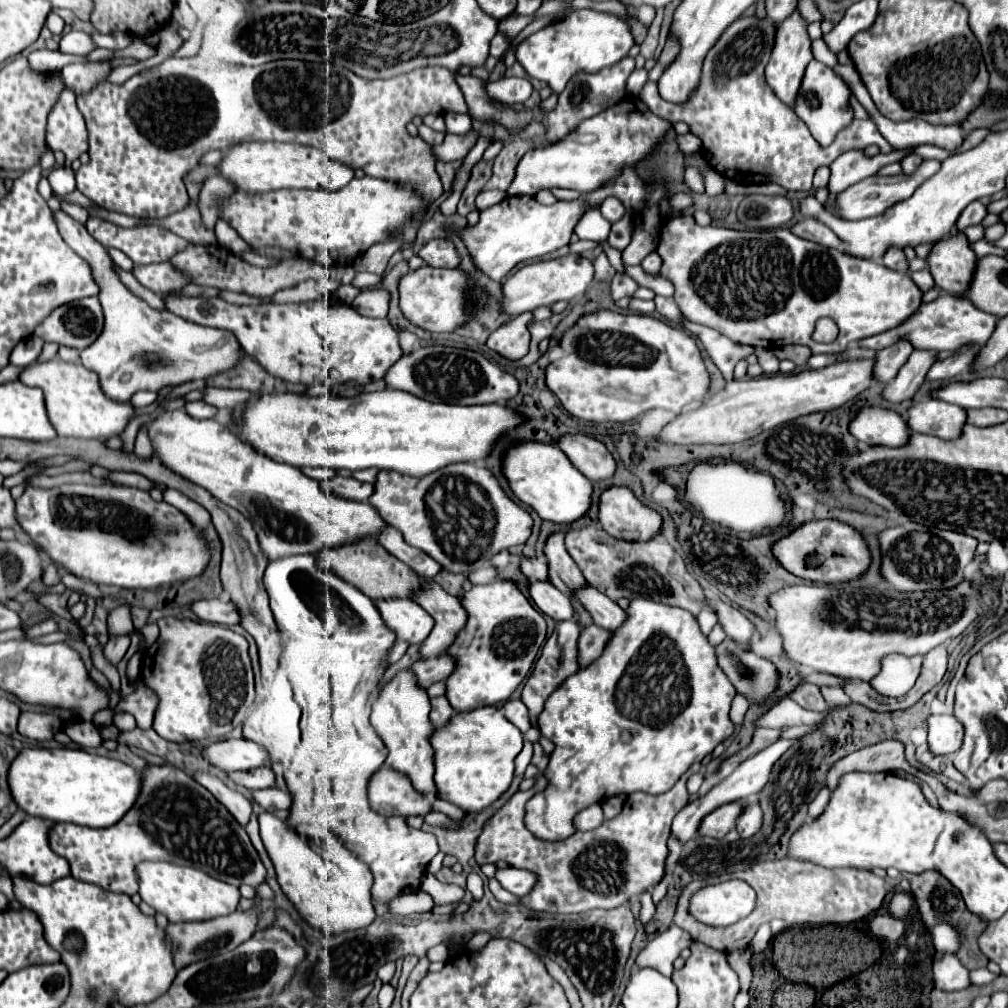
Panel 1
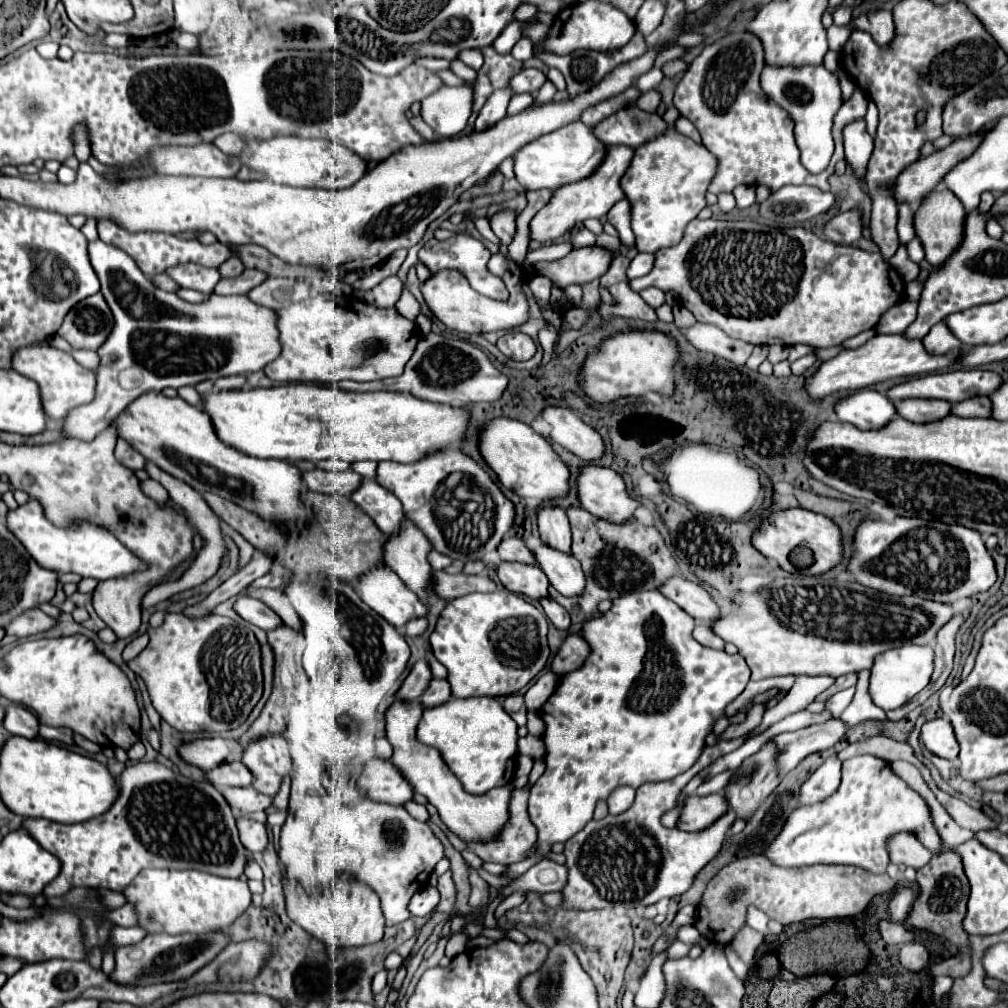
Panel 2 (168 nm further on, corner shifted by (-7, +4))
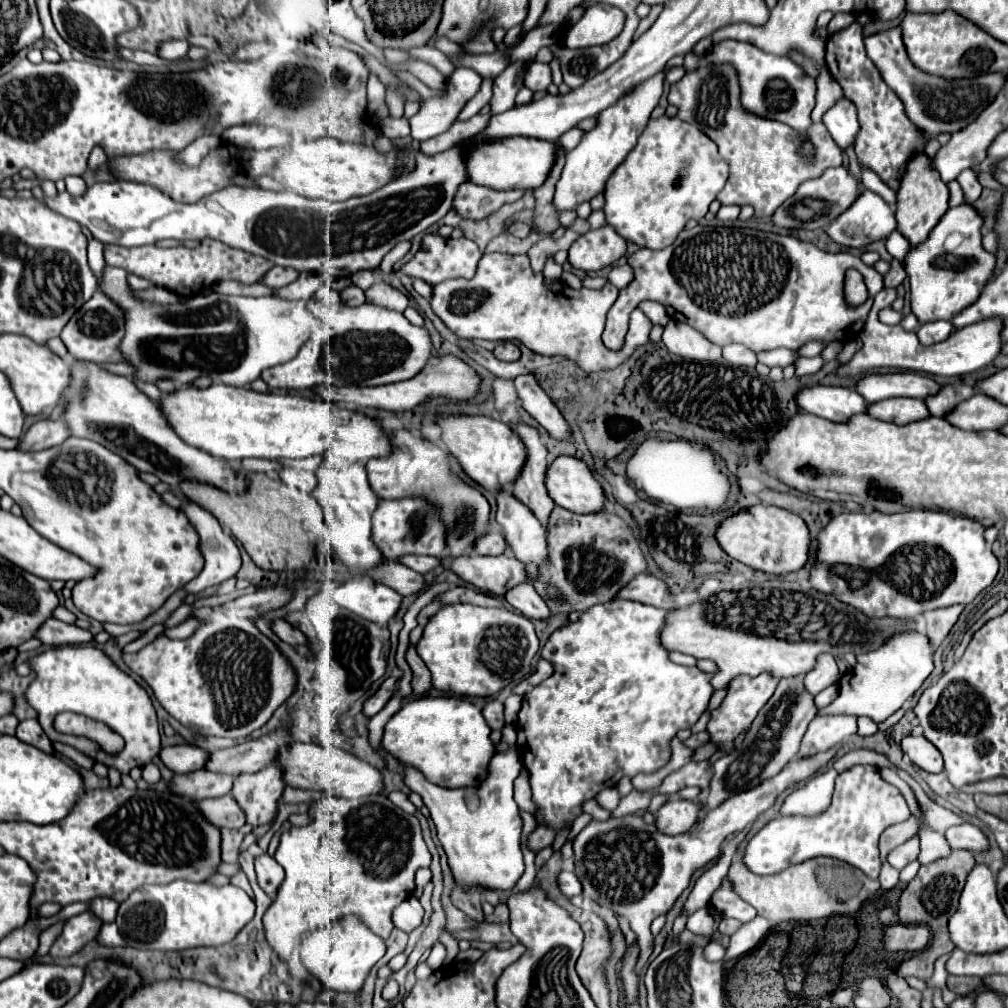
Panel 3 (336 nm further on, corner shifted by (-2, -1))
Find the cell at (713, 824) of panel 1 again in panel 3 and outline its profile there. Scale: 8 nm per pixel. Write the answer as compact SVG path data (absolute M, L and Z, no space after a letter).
M671 798L655 812L655 828L667 836L685 834L689 832L689 828L697 824L699 812L701 812L699 802Z

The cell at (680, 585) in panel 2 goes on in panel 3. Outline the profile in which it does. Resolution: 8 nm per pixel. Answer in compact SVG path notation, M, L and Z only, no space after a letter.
M637 574L627 586L623 586L615 598L623 598L623 600L637 600L643 604L653 604L653 606L661 606L671 610L673 604L665 602L667 596L667 586L663 580L653 578L649 574Z

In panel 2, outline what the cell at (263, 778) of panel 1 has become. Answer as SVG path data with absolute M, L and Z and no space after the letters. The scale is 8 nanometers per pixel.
M234 761L234 763L224 763L222 767L216 767L214 771L206 773L208 781L212 781L216 787L250 787L254 781L252 771L242 763L242 761Z

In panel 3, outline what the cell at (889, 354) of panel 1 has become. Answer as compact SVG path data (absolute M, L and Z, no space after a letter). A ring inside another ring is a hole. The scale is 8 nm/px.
M969 204L949 208L929 232L927 240L909 248L903 260L903 270L907 272L911 286L911 310L919 322L951 320L955 312L961 312L965 306L973 304L991 280L995 256L981 248L981 222L981 216ZM951 234L961 234L963 242L955 250L947 252L945 238Z

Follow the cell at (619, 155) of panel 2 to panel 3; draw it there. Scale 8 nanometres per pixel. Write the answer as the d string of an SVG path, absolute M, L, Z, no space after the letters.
M661 70L655 76L637 84L625 96L621 96L611 108L605 108L603 112L595 116L597 124L589 132L583 134L577 148L565 154L567 162L557 182L557 192L555 192L557 210L567 210L567 208L575 210L575 206L581 204L583 200L591 200L595 194L603 192L605 180L625 160L625 156L637 144L639 134L645 130L645 124L649 122L649 114L659 104L659 98L663 94L663 82L665 82L665 72Z

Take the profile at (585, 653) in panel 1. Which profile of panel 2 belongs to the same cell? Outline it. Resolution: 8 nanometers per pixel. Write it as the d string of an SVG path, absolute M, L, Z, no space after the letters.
M572 633L564 639L558 655L552 661L552 671L556 671L558 675L564 675L568 671L574 671L578 667L582 667L582 663L588 659L590 655L590 643L584 639L584 635Z

